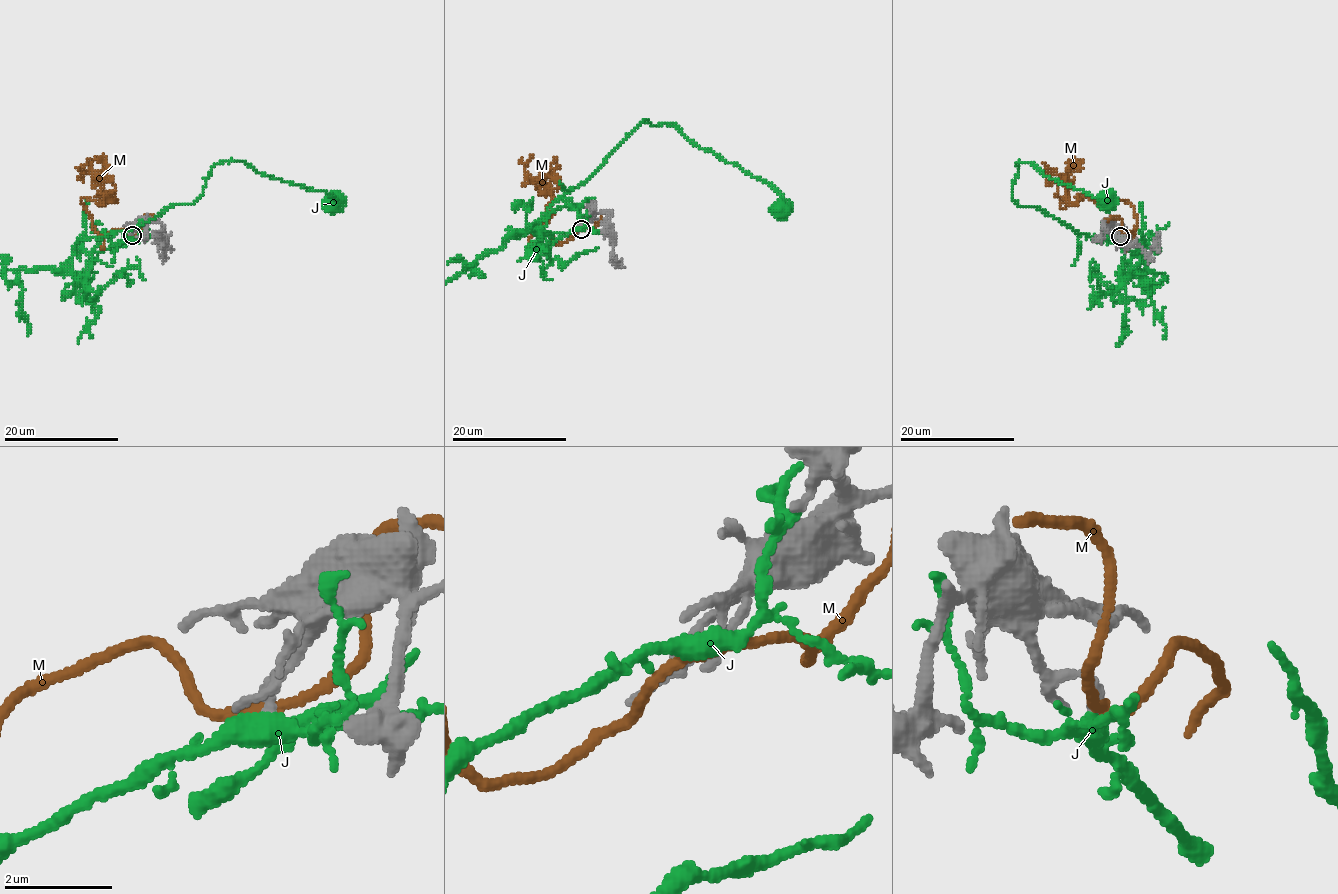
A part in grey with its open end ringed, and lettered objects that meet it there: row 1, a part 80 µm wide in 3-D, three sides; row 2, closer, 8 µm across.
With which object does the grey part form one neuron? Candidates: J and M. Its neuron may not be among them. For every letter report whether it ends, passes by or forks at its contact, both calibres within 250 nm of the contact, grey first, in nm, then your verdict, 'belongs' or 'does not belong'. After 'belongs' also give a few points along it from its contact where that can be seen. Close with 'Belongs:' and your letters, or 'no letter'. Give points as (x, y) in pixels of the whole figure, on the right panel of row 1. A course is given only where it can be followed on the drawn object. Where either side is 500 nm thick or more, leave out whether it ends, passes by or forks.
J: it passes by | 170/380 nm | does not belong
M: it passes by | 180/190 nm | belongs
Belongs: M

